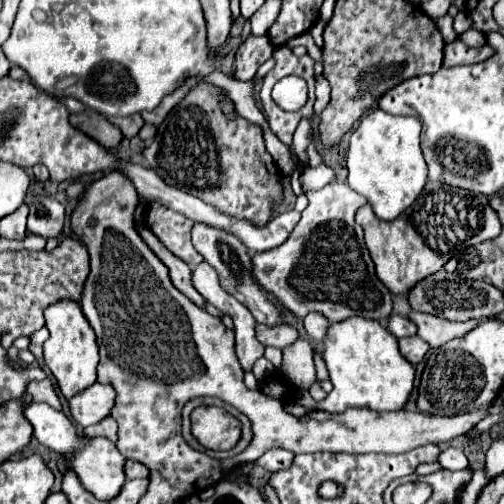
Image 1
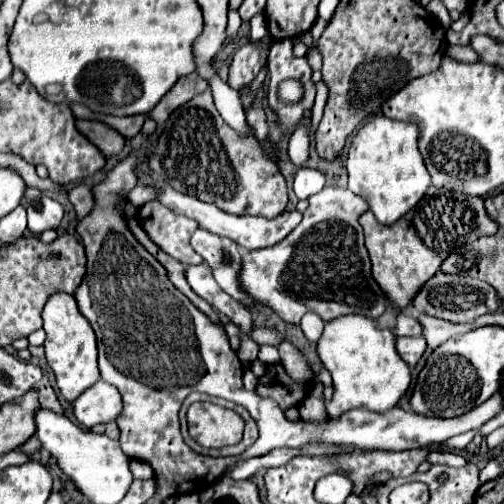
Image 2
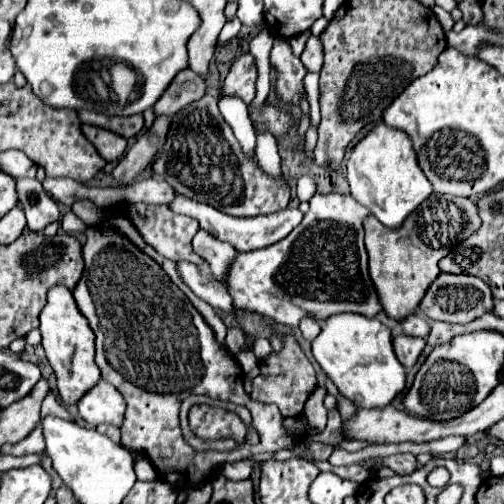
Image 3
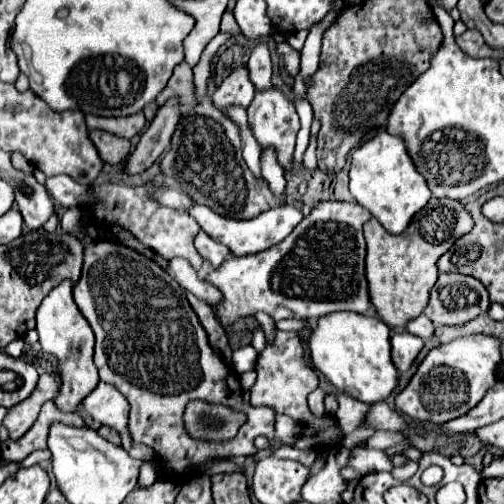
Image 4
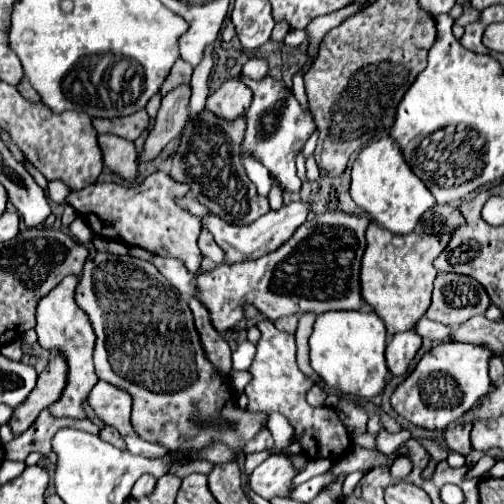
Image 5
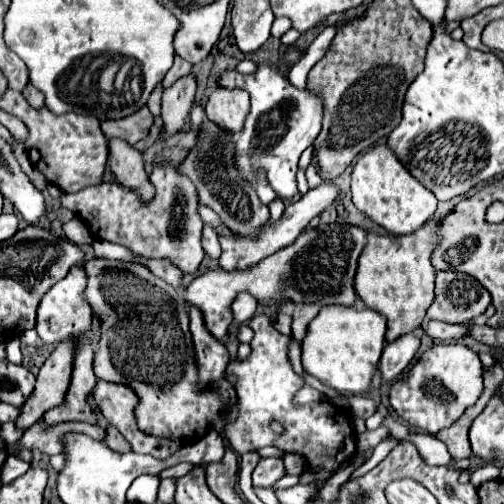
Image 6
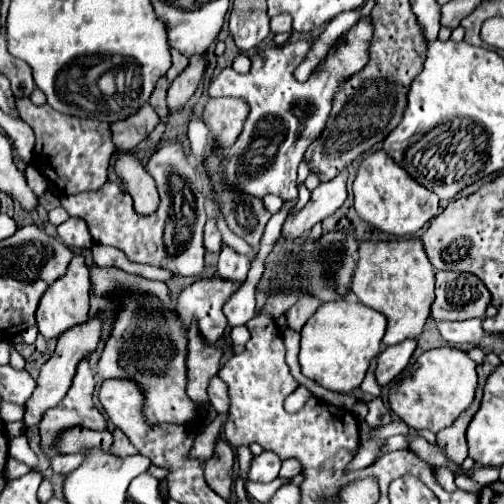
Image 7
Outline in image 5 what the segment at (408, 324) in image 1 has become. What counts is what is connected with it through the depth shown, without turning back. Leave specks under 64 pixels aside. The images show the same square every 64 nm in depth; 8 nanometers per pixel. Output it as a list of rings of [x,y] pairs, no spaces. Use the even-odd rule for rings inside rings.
[[[420,318],[416,328],[414,328],[420,336],[424,338],[432,338],[432,340],[438,340],[438,342],[448,342],[448,336],[452,334],[452,330],[444,324],[438,324],[438,322],[432,322],[428,318]]]

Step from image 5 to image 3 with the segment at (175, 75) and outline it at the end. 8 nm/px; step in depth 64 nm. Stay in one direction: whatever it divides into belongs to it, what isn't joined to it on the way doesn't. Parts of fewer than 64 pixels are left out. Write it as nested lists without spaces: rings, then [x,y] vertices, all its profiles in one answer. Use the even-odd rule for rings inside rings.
[[[184,68],[174,76],[172,84],[158,98],[158,102],[154,104],[154,112],[156,116],[160,114],[174,116],[178,110],[200,100],[202,96],[204,96],[204,78],[192,72],[190,68]]]

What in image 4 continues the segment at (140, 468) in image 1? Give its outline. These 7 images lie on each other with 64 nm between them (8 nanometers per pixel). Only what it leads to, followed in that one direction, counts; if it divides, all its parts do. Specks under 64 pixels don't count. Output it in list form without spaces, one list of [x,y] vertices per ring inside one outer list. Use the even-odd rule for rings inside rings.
[[[144,462],[144,468],[140,470],[140,478],[138,478],[138,486],[140,488],[150,488],[154,482],[156,482],[156,472],[154,472],[154,468],[152,468],[152,464],[150,462]]]

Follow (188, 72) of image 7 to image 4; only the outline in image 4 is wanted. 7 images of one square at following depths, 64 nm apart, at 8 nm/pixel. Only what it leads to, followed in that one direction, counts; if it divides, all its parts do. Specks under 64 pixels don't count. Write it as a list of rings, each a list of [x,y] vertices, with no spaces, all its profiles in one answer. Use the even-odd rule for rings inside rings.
[[[170,98],[164,106],[160,106],[150,128],[142,134],[136,150],[130,154],[126,162],[124,166],[126,174],[140,174],[158,160],[158,156],[170,146],[170,140],[178,128],[180,116],[182,116],[180,102],[176,98]]]

